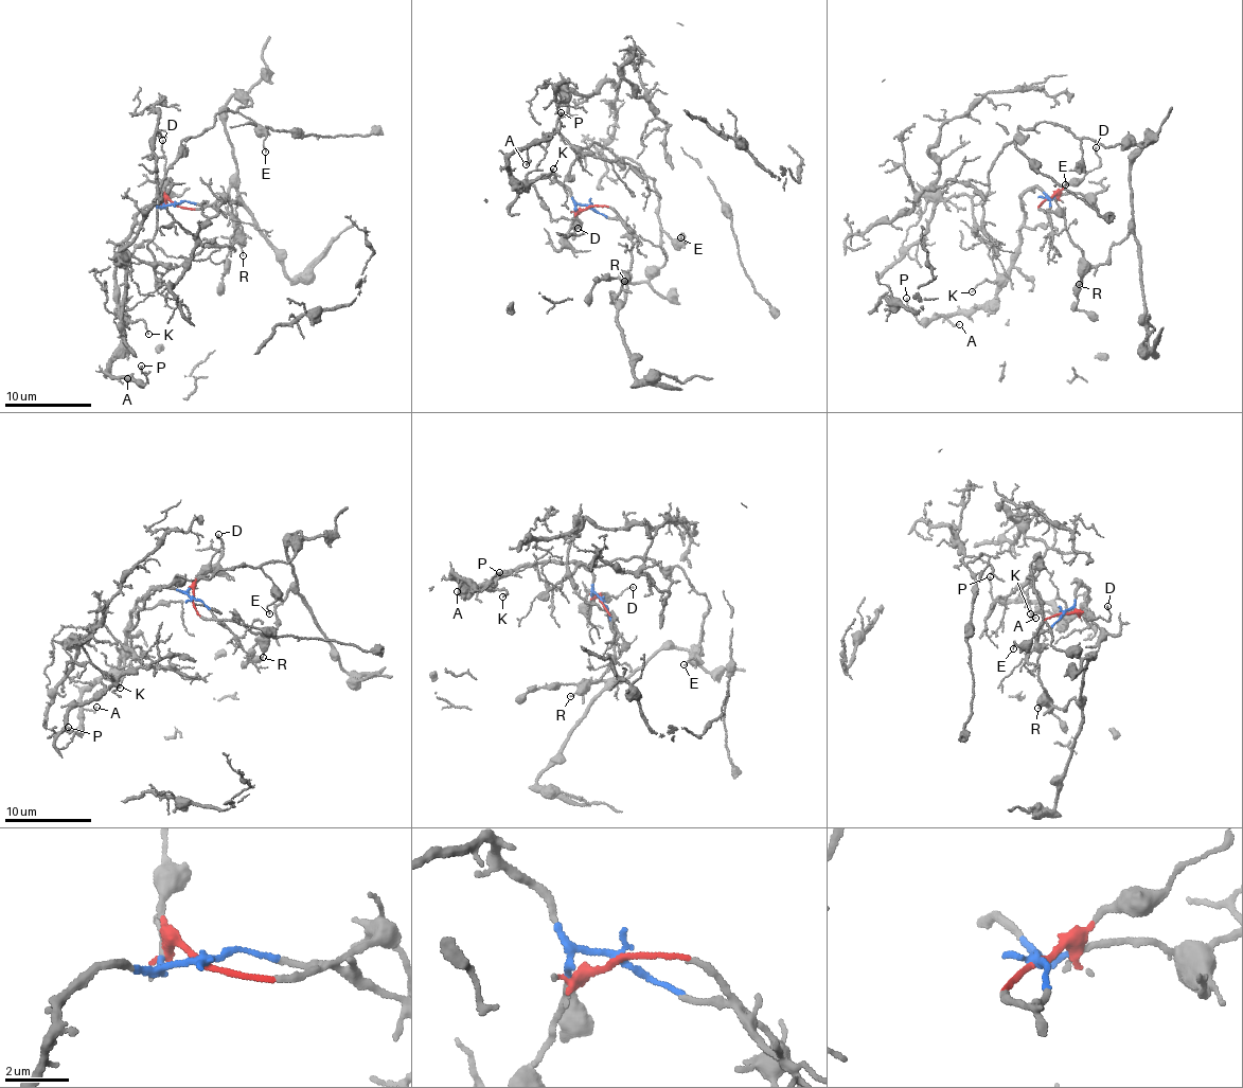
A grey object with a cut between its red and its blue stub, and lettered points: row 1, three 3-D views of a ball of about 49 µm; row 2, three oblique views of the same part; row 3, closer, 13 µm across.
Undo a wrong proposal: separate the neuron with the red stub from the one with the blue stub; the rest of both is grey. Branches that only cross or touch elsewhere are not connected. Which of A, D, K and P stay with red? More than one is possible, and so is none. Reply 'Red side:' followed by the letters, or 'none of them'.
Red side: D

